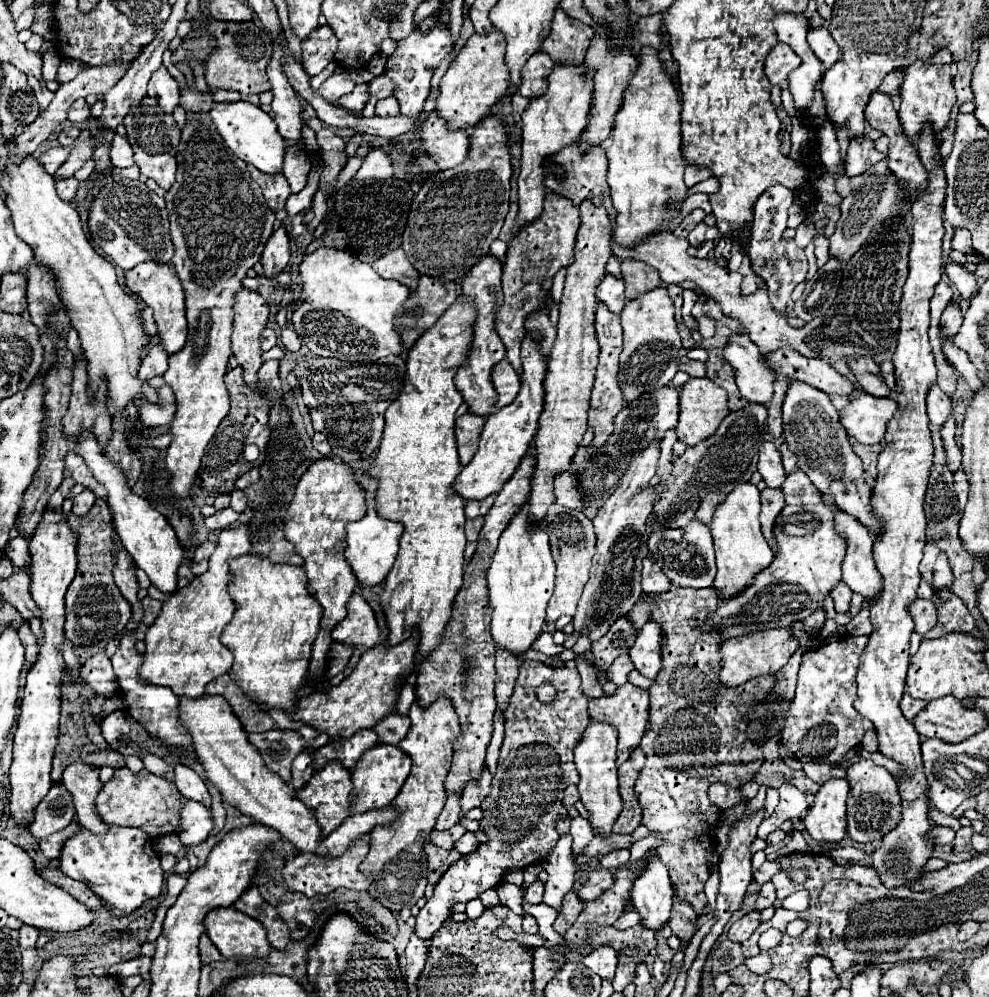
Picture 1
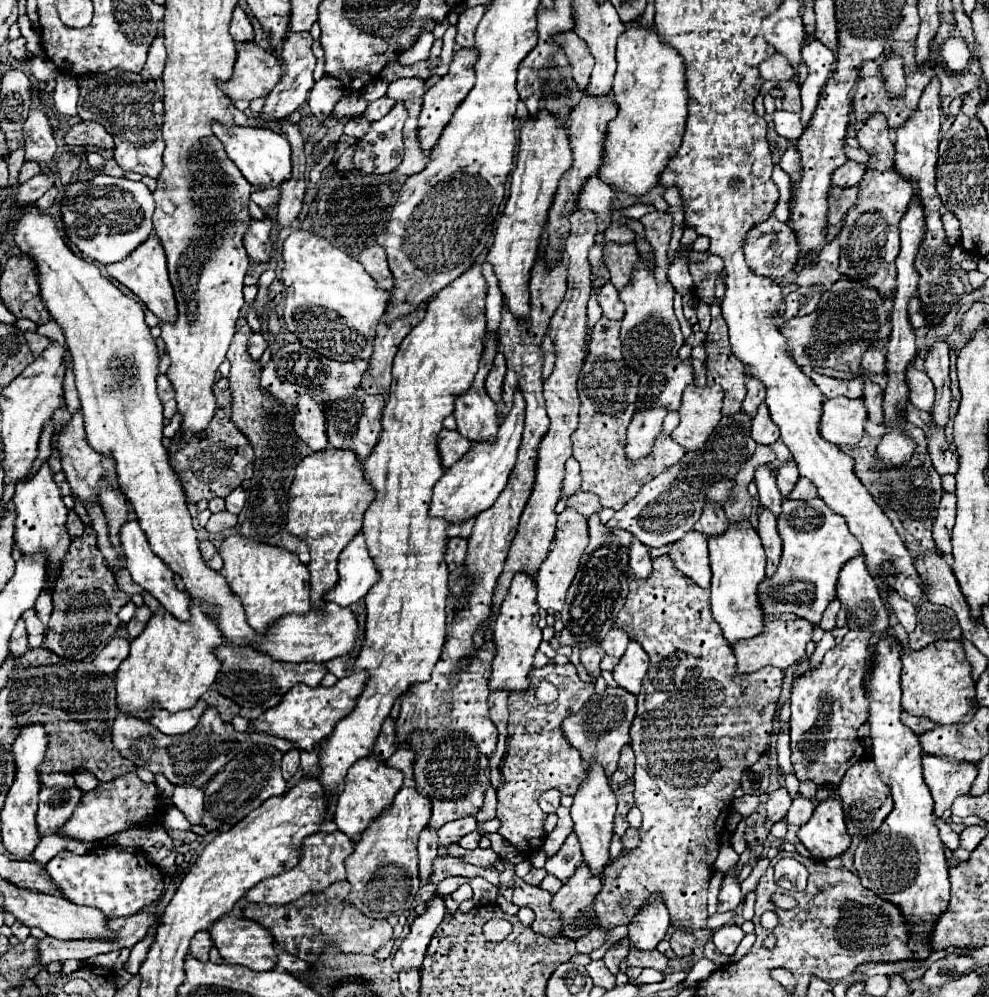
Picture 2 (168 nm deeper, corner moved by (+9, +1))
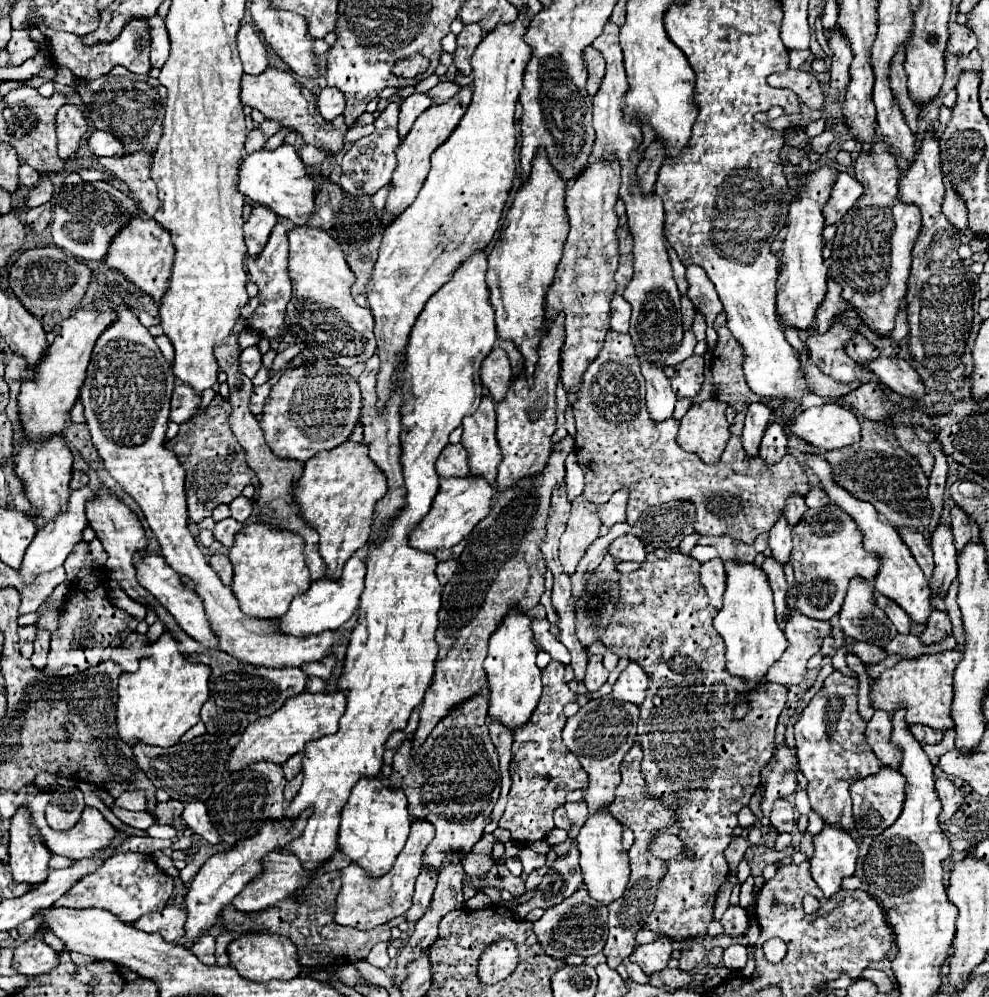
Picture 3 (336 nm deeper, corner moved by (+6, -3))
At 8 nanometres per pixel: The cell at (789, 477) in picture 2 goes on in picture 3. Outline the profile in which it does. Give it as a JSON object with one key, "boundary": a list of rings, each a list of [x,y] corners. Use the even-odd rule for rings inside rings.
{"boundary":[[[793,496],[793,498],[789,498],[789,502],[785,504],[785,512],[783,512],[783,516],[785,516],[785,520],[789,522],[789,526],[793,528],[795,524],[799,524],[799,520],[803,518],[805,512],[807,512],[807,506],[805,506],[803,498]]]}

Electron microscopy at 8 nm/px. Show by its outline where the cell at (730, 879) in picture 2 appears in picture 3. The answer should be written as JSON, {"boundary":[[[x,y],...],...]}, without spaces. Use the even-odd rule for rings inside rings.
{"boundary":[[[729,906],[727,912],[721,918],[721,924],[725,928],[725,934],[731,938],[737,938],[741,934],[745,934],[749,920],[747,920],[747,912],[741,906]]]}

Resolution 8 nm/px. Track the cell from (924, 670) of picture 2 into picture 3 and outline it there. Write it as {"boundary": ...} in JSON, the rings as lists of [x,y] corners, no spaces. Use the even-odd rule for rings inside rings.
{"boundary":[[[959,650],[899,660],[893,668],[887,668],[871,686],[871,706],[875,710],[885,710],[889,716],[893,716],[899,708],[905,708],[907,724],[923,724],[935,730],[951,730],[953,720],[949,718],[949,714],[953,702],[953,670],[959,664],[959,660]]]}

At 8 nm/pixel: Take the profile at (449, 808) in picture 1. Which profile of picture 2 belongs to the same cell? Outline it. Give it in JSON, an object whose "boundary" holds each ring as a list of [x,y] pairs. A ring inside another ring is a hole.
{"boundary":[[[426,826],[420,832],[420,840],[418,840],[418,858],[420,858],[420,880],[426,882],[426,878],[430,876],[430,866],[432,860],[438,852],[438,834],[434,828]]]}

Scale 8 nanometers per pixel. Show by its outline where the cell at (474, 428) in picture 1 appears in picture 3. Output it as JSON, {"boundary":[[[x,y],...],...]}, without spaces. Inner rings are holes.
{"boundary":[[[449,444],[439,460],[437,460],[437,474],[445,476],[445,478],[463,478],[469,474],[469,466],[467,466],[467,452],[461,444]]]}

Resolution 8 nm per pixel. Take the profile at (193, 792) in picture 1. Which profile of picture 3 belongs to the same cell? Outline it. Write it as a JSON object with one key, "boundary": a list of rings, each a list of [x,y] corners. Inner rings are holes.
{"boundary":[[[191,802],[191,804],[185,804],[185,810],[183,810],[183,820],[187,822],[187,826],[199,834],[201,838],[205,838],[209,844],[219,844],[219,834],[217,830],[213,828],[213,824],[209,822],[209,816],[207,816],[207,808],[203,802]]]}

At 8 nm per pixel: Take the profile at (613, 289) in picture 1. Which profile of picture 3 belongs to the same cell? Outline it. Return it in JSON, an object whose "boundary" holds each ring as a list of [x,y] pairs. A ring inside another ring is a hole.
{"boundary":[[[615,294],[611,302],[611,330],[625,334],[629,330],[629,318],[631,318],[631,306],[623,300],[621,294]]]}

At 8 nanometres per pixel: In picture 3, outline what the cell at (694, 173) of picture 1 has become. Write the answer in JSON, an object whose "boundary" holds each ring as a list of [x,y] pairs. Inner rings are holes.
{"boundary":[[[667,244],[667,248],[669,248],[669,256],[671,256],[671,264],[673,264],[673,276],[675,276],[675,282],[677,282],[677,286],[679,286],[679,292],[685,296],[687,294],[687,280],[685,280],[685,266],[683,266],[683,262],[677,258],[677,254],[675,254],[675,250]]]}

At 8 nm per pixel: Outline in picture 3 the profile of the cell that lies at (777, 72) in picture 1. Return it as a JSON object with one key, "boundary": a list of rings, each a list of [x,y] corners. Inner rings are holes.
{"boundary":[[[785,70],[781,74],[771,74],[767,78],[769,86],[773,88],[787,88],[793,90],[801,104],[805,104],[807,108],[813,110],[823,110],[823,94],[821,94],[821,86],[815,78],[815,74],[809,74],[805,70]]]}

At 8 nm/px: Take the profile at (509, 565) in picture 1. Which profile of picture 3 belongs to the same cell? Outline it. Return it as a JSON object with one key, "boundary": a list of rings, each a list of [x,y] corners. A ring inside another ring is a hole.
{"boundary":[[[513,608],[499,630],[489,640],[489,654],[483,662],[489,680],[489,718],[501,722],[509,730],[525,726],[541,698],[541,670],[535,664],[537,650],[531,632],[531,618]]]}

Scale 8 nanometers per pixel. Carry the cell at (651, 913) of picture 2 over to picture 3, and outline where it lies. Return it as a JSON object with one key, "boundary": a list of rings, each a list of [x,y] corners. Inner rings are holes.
{"boundary":[[[663,938],[663,940],[657,940],[653,944],[637,946],[635,952],[629,956],[629,960],[639,964],[641,970],[645,972],[645,976],[651,976],[651,974],[667,968],[667,962],[671,958],[671,950],[673,950],[671,940]]]}

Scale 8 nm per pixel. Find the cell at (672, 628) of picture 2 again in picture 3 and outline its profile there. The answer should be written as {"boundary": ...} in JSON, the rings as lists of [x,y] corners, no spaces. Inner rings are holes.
{"boundary":[[[673,552],[669,554],[667,558],[657,558],[655,554],[647,554],[641,570],[637,572],[631,572],[631,574],[625,574],[619,578],[619,602],[615,606],[615,612],[605,628],[605,634],[599,636],[599,642],[603,642],[611,652],[615,652],[617,656],[629,656],[633,662],[637,662],[649,676],[649,690],[647,690],[647,698],[645,702],[639,706],[641,710],[641,718],[639,718],[639,732],[637,732],[637,742],[641,742],[643,746],[643,774],[645,774],[645,782],[651,790],[651,794],[655,798],[659,798],[661,802],[665,802],[667,806],[673,806],[679,814],[679,826],[681,826],[681,834],[679,838],[683,840],[683,844],[687,848],[695,848],[695,858],[689,860],[685,854],[673,858],[673,860],[667,860],[667,874],[665,878],[661,880],[661,886],[657,888],[657,900],[655,900],[655,910],[649,914],[647,922],[645,922],[645,928],[647,930],[653,930],[653,932],[661,932],[661,934],[667,934],[671,936],[673,940],[683,940],[683,938],[701,938],[705,936],[707,932],[707,924],[711,922],[713,918],[713,904],[715,904],[715,894],[719,890],[719,886],[725,882],[725,878],[729,876],[729,868],[725,864],[725,856],[723,856],[723,850],[727,848],[727,844],[731,842],[733,838],[733,828],[737,826],[737,812],[749,804],[755,788],[759,786],[759,770],[761,766],[765,766],[769,762],[769,758],[773,756],[773,750],[775,750],[775,724],[777,724],[777,718],[781,714],[781,710],[785,708],[785,700],[787,700],[787,688],[781,686],[781,684],[769,684],[769,682],[763,682],[761,688],[753,690],[753,694],[749,696],[749,714],[743,718],[743,722],[733,722],[733,706],[737,704],[737,698],[741,696],[741,680],[739,678],[733,678],[727,670],[725,670],[725,644],[721,642],[721,636],[717,634],[717,630],[713,628],[713,618],[717,616],[717,610],[713,610],[713,606],[709,606],[709,600],[707,600],[707,592],[699,580],[699,568],[701,564],[687,556],[687,554],[681,554],[681,552]]]}

